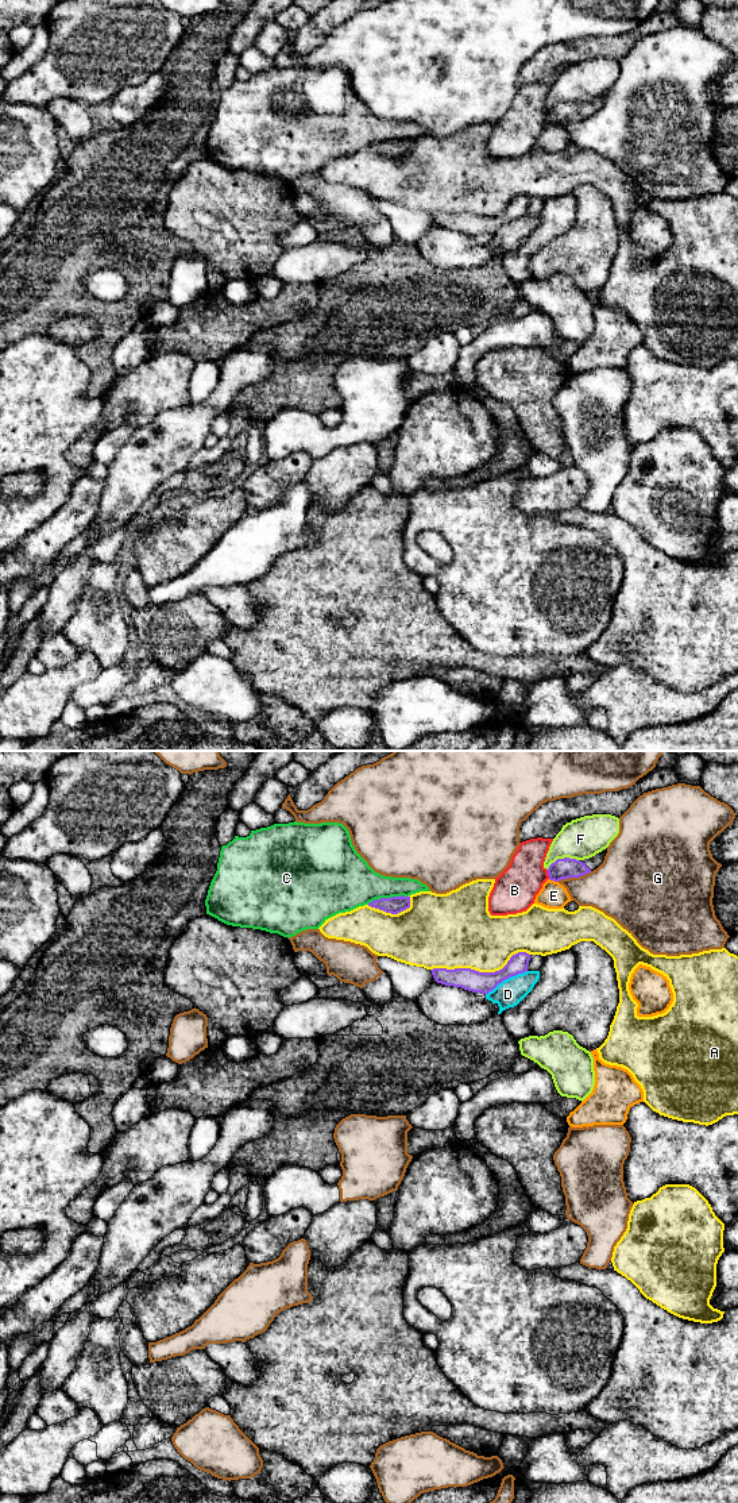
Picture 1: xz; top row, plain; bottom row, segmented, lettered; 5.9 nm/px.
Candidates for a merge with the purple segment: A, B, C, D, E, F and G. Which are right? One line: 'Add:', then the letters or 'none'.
Add: none

